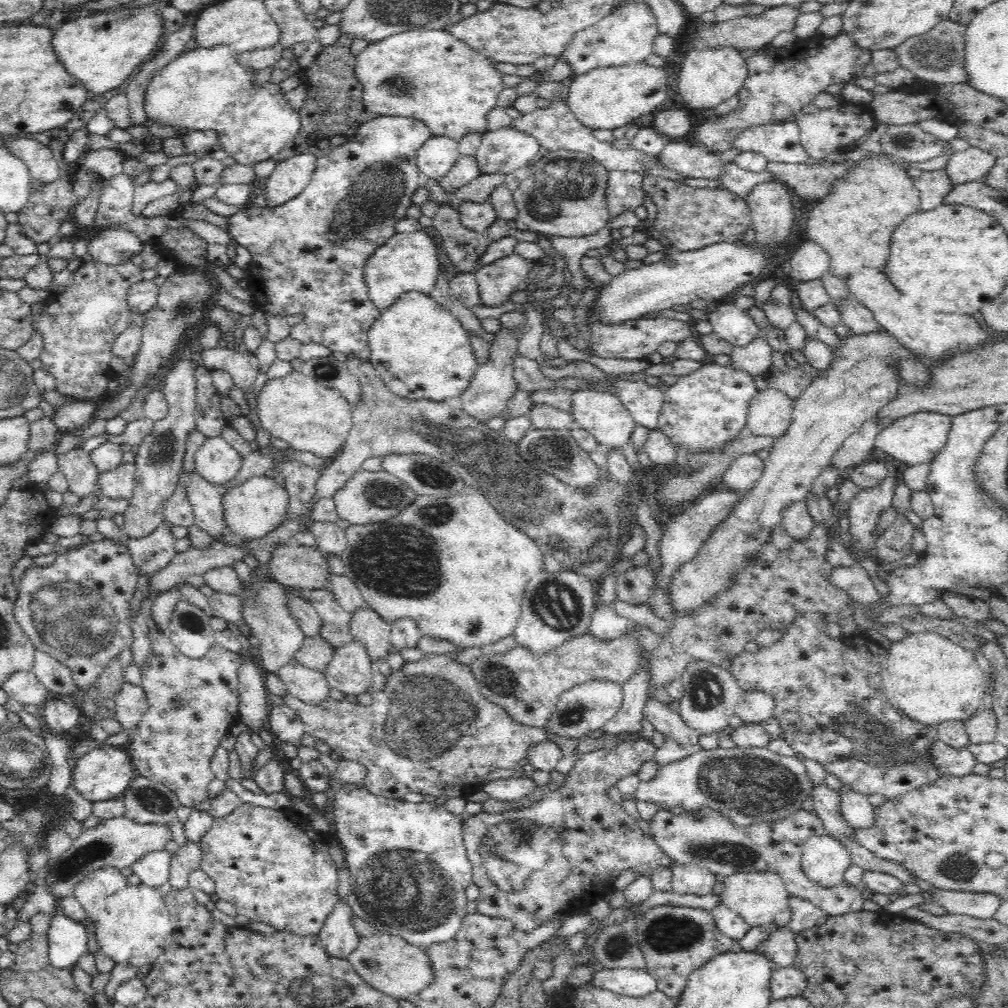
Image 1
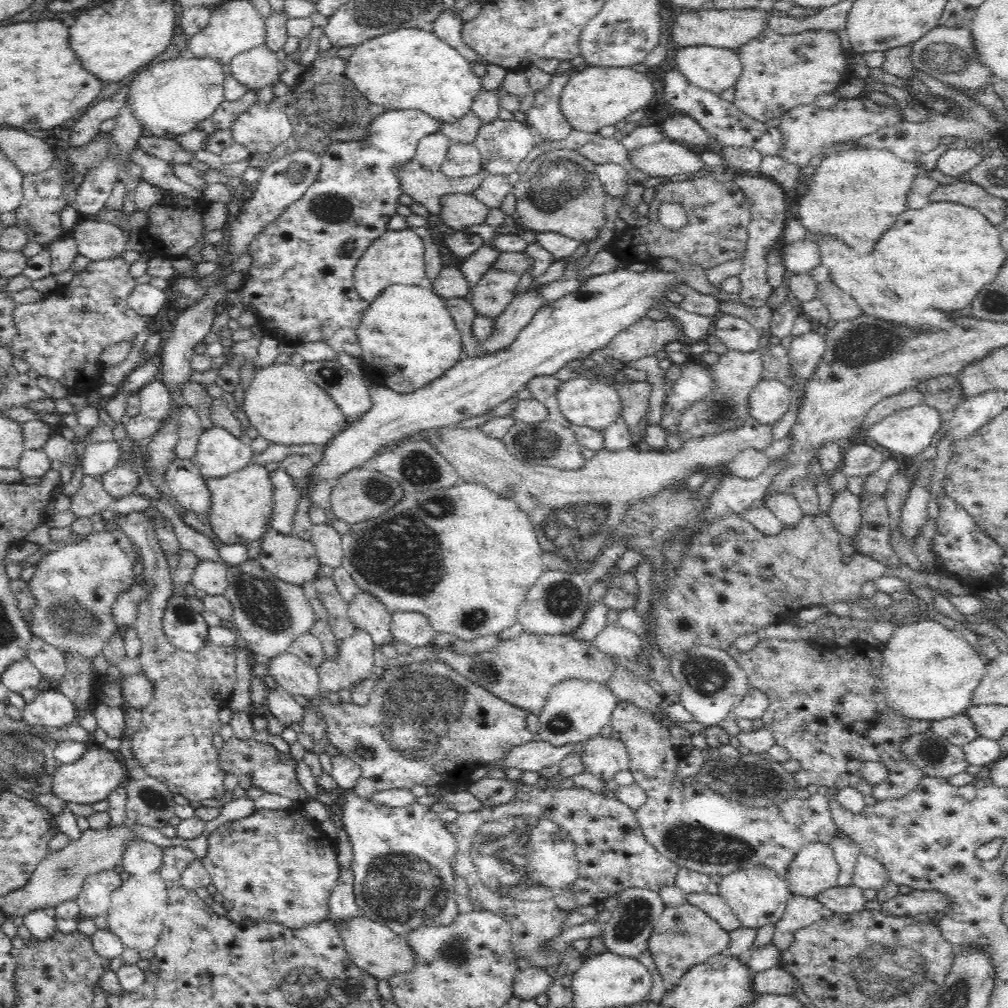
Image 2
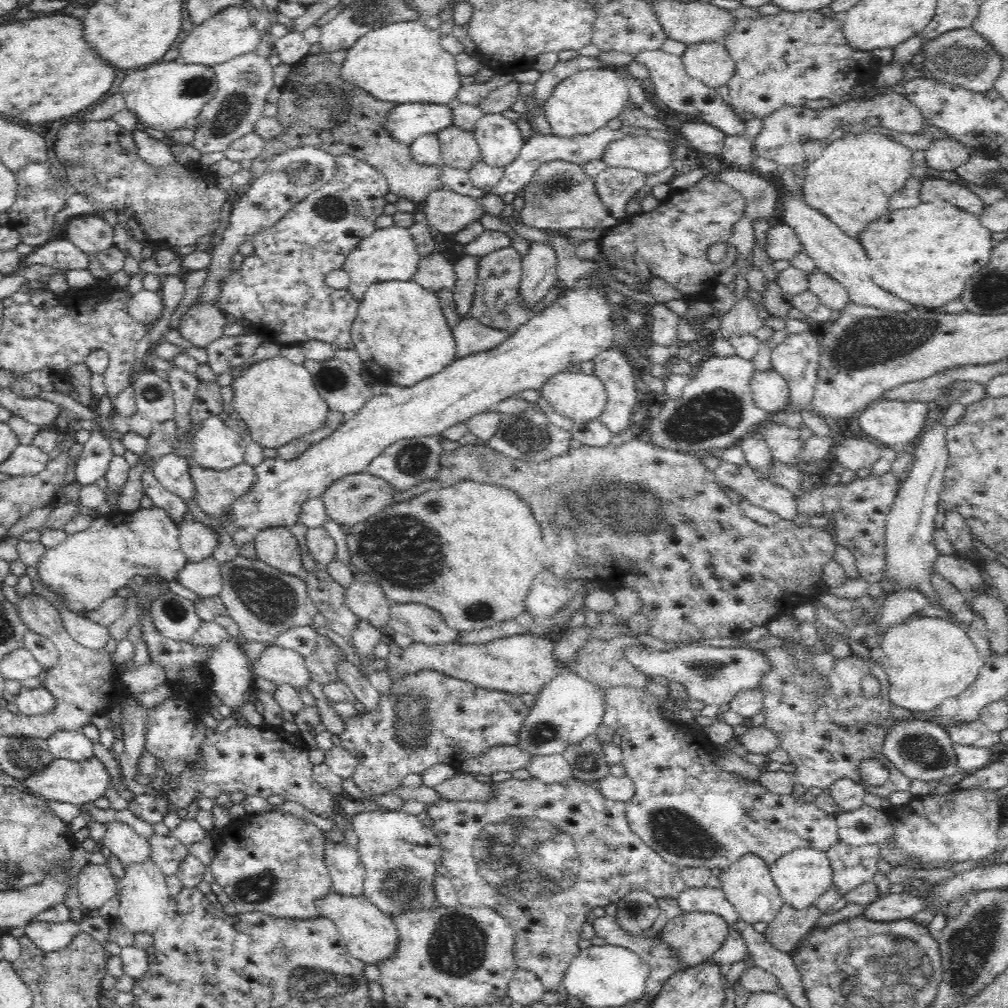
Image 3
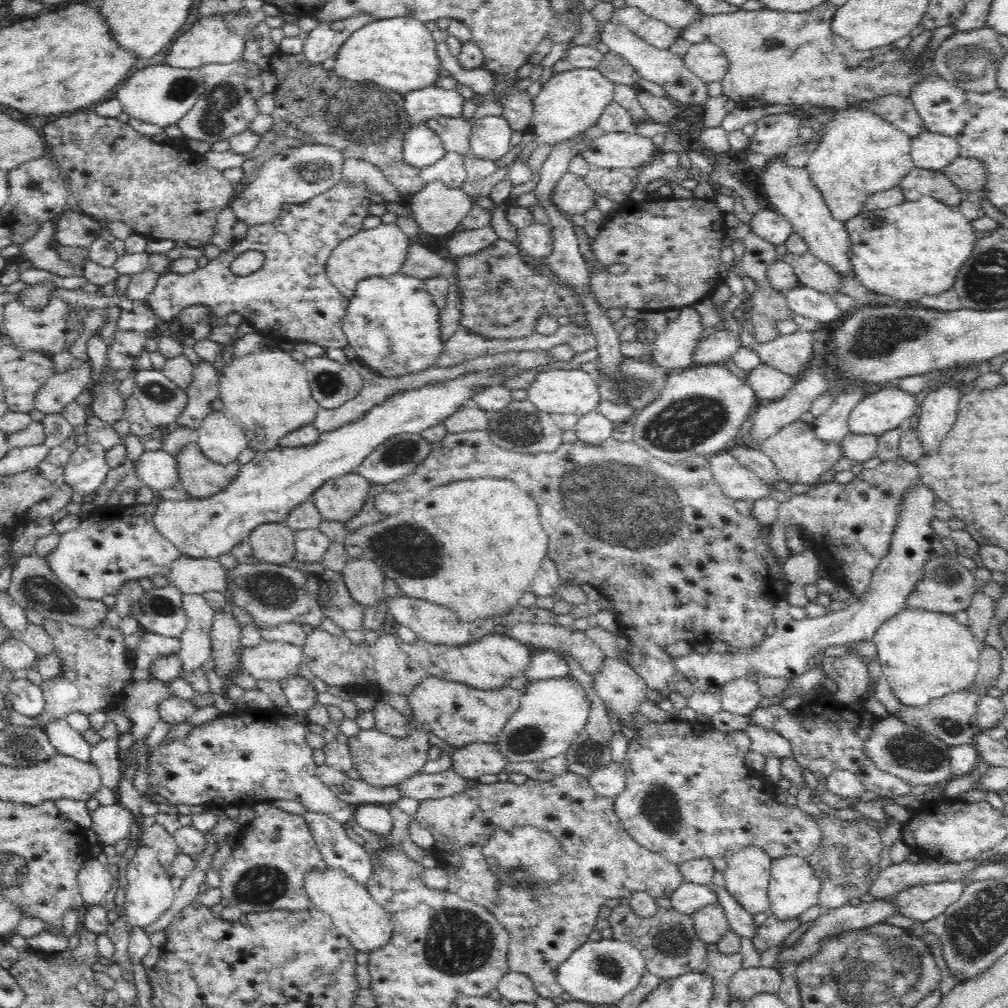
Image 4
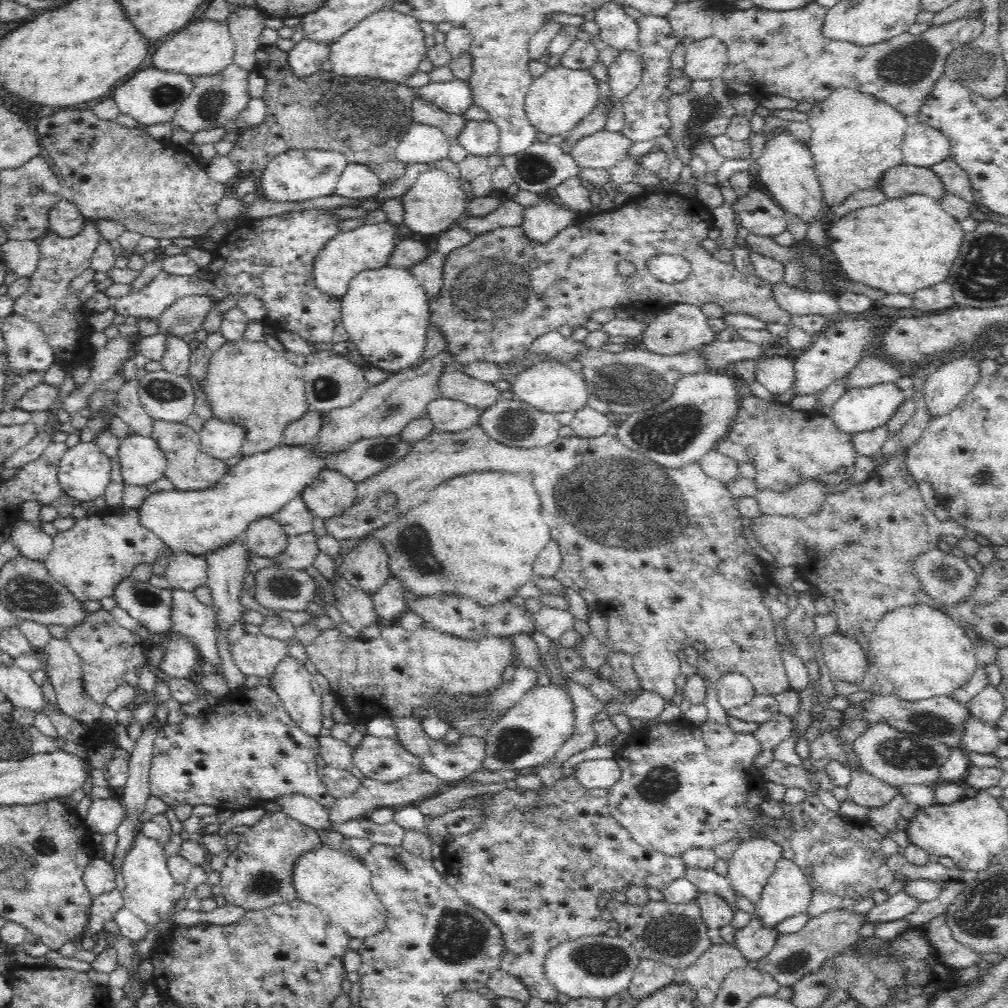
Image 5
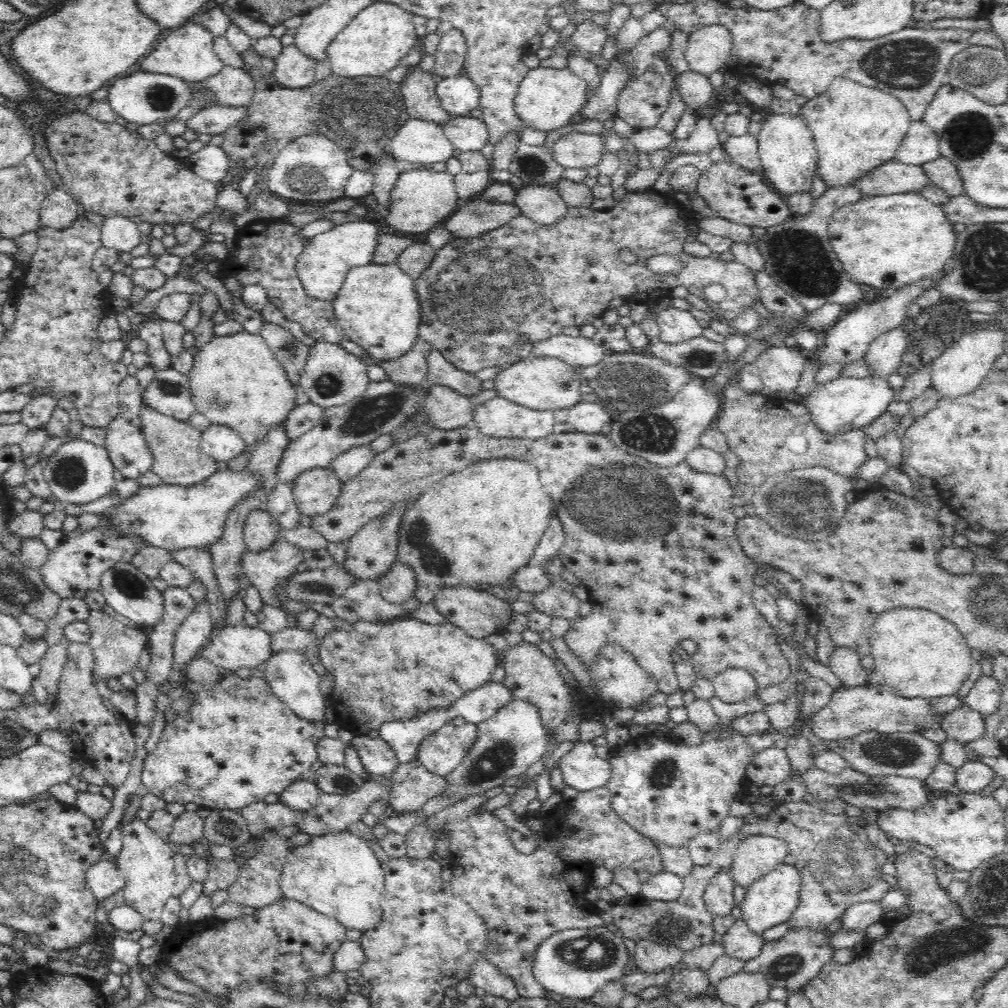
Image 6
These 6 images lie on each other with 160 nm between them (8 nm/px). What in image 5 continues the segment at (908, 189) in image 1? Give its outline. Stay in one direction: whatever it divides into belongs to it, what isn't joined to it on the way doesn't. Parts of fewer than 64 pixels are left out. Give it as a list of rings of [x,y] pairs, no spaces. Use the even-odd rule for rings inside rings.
[[[840,86],[807,113],[812,128],[808,145],[815,160],[814,171],[830,209],[842,204],[852,192],[875,189],[884,172],[903,164],[901,146],[909,124],[904,114],[883,100]]]

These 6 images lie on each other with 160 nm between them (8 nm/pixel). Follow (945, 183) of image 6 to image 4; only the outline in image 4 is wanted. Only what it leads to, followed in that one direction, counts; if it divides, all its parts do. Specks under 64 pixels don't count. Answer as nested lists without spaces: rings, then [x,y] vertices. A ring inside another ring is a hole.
[[[962,155],[942,171],[965,196],[968,193],[976,192],[976,190],[982,190],[988,180],[986,167],[982,165],[982,161],[962,157]]]

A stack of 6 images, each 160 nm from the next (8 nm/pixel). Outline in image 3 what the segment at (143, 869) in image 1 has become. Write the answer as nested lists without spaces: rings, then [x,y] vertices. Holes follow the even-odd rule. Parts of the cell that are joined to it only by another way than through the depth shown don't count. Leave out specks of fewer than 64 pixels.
[[[122,822],[106,824],[107,830],[103,842],[121,864],[142,864],[151,858],[150,841],[140,837],[130,826]]]

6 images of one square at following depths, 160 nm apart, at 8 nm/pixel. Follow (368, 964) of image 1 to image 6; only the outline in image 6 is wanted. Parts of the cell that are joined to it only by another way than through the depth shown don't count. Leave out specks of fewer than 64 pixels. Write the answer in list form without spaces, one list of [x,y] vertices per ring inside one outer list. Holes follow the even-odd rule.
[[[345,829],[312,837],[307,845],[291,849],[280,876],[280,887],[282,898],[296,900],[332,917],[347,930],[366,932],[382,920],[383,875],[382,863],[370,849],[370,840]]]

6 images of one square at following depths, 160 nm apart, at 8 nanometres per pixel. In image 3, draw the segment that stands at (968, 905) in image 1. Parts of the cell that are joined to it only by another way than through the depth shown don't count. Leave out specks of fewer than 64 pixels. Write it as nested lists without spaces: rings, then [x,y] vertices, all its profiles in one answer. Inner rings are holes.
[[[910,892],[888,893],[878,897],[868,904],[864,917],[878,922],[890,922],[893,920],[910,919],[926,908],[924,899],[919,895],[914,896]]]

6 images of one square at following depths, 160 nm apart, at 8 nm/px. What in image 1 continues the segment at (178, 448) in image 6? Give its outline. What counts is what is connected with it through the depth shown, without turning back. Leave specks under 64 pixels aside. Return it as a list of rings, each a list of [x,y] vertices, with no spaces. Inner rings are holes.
[[[266,475],[252,476],[242,484],[236,484],[224,491],[224,521],[227,529],[244,541],[258,540],[268,536],[279,528],[288,514],[288,491],[284,485],[278,485],[274,478]]]

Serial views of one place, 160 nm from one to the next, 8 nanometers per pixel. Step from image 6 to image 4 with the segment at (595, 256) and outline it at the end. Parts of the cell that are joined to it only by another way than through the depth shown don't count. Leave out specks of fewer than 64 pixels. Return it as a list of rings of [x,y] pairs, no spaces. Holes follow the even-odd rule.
[[[646,198],[640,202],[623,204],[599,229],[599,234],[590,240],[591,250],[598,263],[604,267],[622,264],[628,267],[624,274],[608,274],[608,272],[591,272],[589,292],[596,296],[598,303],[605,310],[609,308],[631,309],[640,311],[665,311],[673,308],[684,308],[709,298],[715,289],[723,283],[718,269],[722,263],[722,241],[725,237],[725,213],[727,203],[722,199],[686,199]],[[498,239],[494,244],[484,248],[484,251],[454,260],[454,263],[461,299],[460,325],[462,329],[474,332],[477,336],[491,340],[522,340],[522,338],[528,338],[534,334],[536,324],[540,320],[540,316],[544,316],[544,314],[553,316],[555,321],[563,316],[586,314],[586,309],[580,303],[580,297],[574,293],[574,289],[568,283],[564,283],[553,271],[552,278],[542,276],[522,260],[518,243],[514,245],[510,241]]]

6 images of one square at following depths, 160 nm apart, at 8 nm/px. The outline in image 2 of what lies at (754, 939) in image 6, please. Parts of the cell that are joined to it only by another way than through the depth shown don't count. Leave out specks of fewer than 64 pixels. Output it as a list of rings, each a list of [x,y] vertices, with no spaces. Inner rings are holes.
[[[790,896],[782,918],[775,923],[772,943],[785,951],[792,944],[797,930],[822,918],[822,907],[823,904],[815,898]]]

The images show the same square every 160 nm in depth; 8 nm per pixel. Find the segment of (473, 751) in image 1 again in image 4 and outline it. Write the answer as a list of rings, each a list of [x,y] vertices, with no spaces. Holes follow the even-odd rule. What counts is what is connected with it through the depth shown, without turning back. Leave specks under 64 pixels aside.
[[[427,676],[416,685],[407,696],[412,717],[408,721],[408,736],[396,738],[372,728],[360,730],[356,736],[348,738],[352,754],[353,768],[362,780],[374,787],[399,786],[403,781],[421,772],[428,762],[430,733],[435,733],[448,745],[457,749],[473,743],[496,743],[504,731],[508,720],[522,700],[523,693],[503,686],[496,690],[480,690],[467,684],[452,682],[438,677]]]

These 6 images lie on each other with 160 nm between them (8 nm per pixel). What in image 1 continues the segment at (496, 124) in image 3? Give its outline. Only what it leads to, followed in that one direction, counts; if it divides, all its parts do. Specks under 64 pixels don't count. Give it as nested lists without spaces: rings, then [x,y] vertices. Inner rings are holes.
[[[515,126],[487,131],[481,136],[475,157],[480,174],[510,174],[522,166],[531,165],[539,159],[541,144],[526,132]]]

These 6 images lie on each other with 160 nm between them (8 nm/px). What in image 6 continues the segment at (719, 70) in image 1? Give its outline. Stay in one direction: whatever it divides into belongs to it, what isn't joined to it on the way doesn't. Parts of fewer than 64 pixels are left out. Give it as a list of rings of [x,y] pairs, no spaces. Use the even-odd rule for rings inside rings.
[[[708,24],[696,28],[688,37],[685,60],[689,69],[702,74],[711,74],[731,58],[733,40],[723,24]]]

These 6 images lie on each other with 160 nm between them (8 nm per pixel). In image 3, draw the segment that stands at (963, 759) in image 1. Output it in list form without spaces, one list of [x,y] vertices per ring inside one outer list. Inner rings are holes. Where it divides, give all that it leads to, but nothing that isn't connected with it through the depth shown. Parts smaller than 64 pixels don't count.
[[[923,718],[906,720],[894,724],[883,745],[883,754],[888,764],[892,764],[912,781],[938,781],[950,777],[958,771],[957,755],[950,736],[938,724]]]

